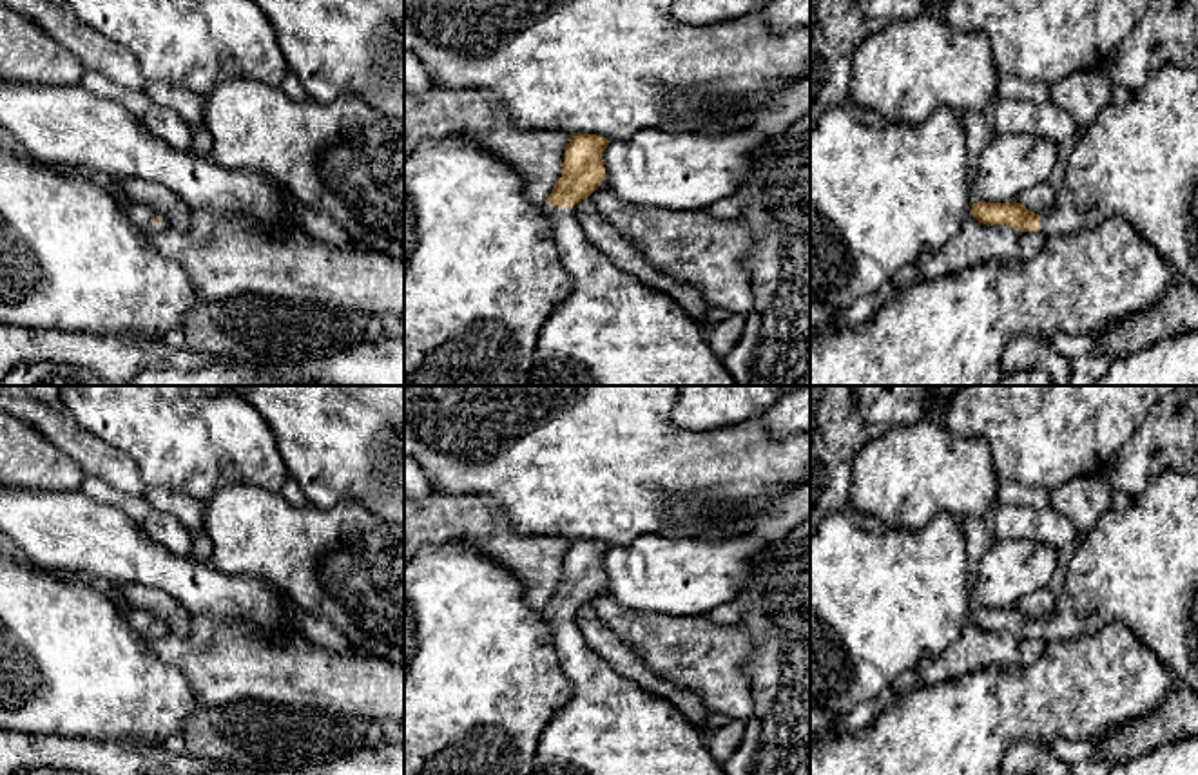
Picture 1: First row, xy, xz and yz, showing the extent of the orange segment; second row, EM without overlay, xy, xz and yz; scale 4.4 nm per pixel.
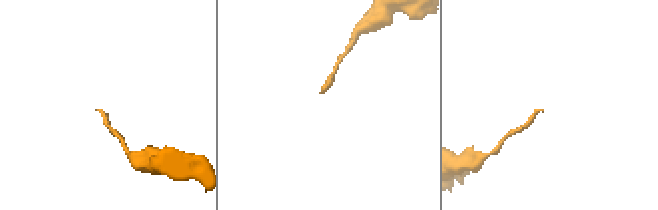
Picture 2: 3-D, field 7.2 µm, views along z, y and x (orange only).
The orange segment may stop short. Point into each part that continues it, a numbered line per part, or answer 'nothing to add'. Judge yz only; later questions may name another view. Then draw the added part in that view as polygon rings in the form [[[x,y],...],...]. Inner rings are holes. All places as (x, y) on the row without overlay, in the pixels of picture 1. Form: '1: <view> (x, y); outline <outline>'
1: yz (1139, 565); outline [[[1165,469],[1135,496],[1124,511],[1106,512],[1084,534],[1068,565],[1064,590],[1053,614],[1040,621],[1044,641],[1077,639],[1095,634],[1107,623],[1124,623],[1176,675],[1178,683],[1198,694],[1198,473]]]

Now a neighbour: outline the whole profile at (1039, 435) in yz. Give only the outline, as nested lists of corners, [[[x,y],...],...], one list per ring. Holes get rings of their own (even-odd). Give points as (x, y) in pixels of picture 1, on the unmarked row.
[[[964,386],[948,402],[941,418],[948,431],[988,444],[1000,480],[1057,489],[1073,478],[1102,473],[1129,442],[1153,406],[1178,386]]]

